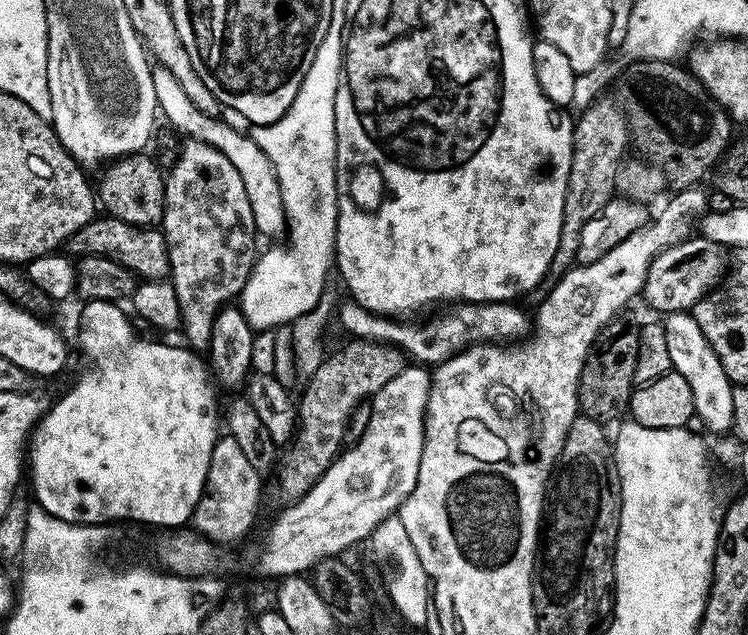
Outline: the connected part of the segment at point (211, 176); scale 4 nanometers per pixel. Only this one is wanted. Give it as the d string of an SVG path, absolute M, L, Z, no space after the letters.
M185 139L181 143L180 151L174 165L167 173L164 182L164 219L162 221L162 233L165 245L168 248L169 273L171 284L177 294L177 302L180 307L180 324L186 339L187 347L193 350L207 349L212 342L212 323L216 317L216 313L225 307L229 302L235 301L239 297L240 291L246 286L246 282L252 273L252 266L256 262L258 255L258 247L256 248L256 239L258 233L256 223L254 222L254 210L250 210L250 198L246 198L246 186L242 186L242 177L238 175L238 170L234 170L234 165L230 163L230 158L226 158L226 154L222 154L218 150L214 150L212 146L201 140Z

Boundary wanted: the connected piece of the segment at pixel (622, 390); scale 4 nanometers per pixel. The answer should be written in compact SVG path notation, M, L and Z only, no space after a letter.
M620 322L609 323L596 336L580 376L580 406L585 415L604 422L607 421L606 418L623 413L636 382L637 358L640 356L641 345L639 329L626 328Z

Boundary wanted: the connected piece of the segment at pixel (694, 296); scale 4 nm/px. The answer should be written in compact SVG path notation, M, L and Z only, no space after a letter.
M703 234L693 235L654 258L644 283L643 299L648 299L649 306L660 314L695 309L706 294L719 285L716 283L725 279L729 268L730 256L724 245L715 244Z

